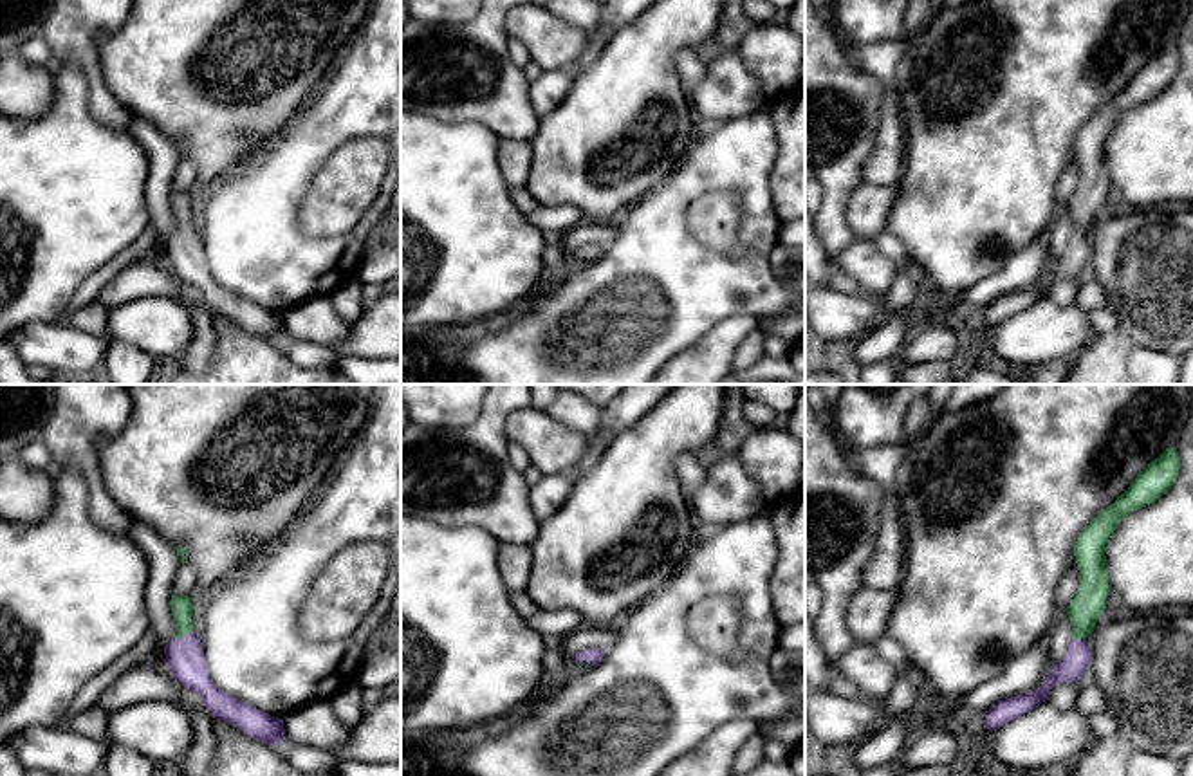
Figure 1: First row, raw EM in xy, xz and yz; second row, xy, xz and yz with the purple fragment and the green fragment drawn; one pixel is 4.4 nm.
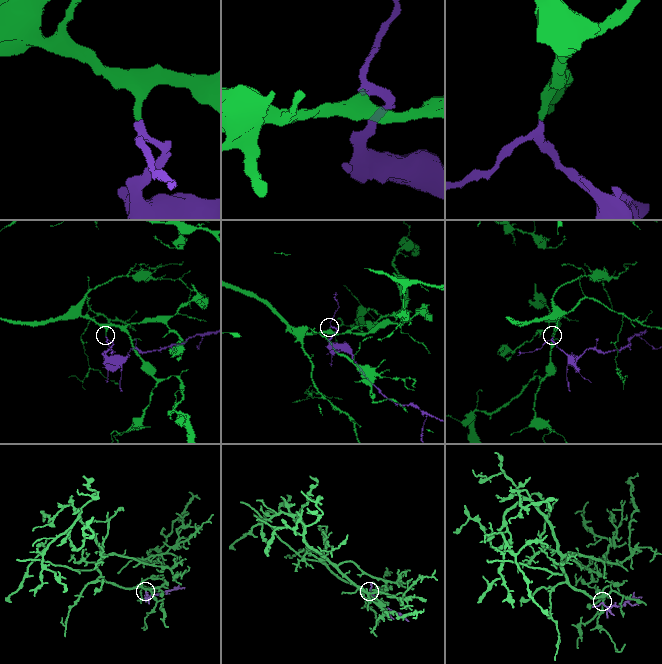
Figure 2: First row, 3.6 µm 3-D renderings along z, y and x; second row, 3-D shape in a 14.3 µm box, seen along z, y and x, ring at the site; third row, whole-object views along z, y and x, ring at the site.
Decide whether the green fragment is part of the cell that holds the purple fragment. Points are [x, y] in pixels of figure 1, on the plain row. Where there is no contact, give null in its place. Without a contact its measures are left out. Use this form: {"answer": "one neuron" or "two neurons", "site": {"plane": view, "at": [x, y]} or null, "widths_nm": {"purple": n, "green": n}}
{"answer": "one neuron", "site": {"plane": "xy", "at": [184, 231]}, "widths_nm": {"purple": 160, "green": 100}}

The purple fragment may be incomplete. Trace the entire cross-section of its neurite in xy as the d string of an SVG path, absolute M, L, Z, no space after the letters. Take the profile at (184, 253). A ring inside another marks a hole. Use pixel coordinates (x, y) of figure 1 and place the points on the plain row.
M171 189L171 211L177 231L164 242L166 260L177 278L195 287L206 305L218 316L229 318L244 330L280 341L285 336L283 314L274 314L231 291L222 289L211 276L200 231L193 222L190 191Z

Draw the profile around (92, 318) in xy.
M97 300L81 307L67 325L74 327L79 332L105 337L108 325L110 309L99 303Z

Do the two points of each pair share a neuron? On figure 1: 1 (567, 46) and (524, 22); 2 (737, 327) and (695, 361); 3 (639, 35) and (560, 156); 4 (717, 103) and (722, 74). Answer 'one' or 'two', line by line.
1: one
2: one
3: one
4: one

